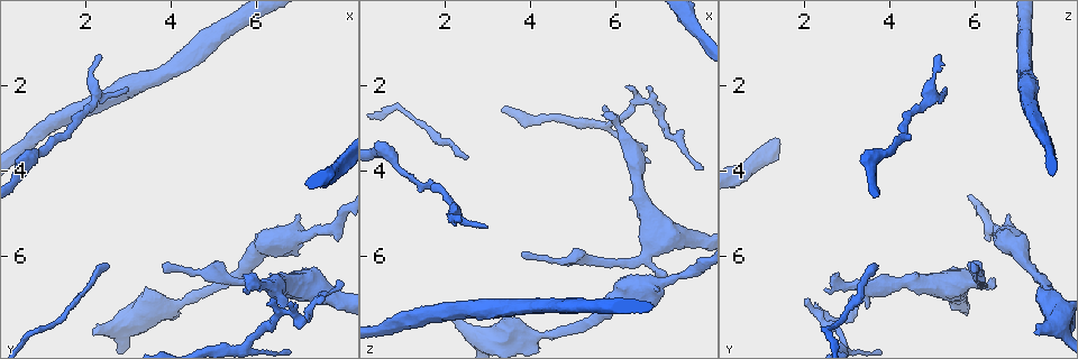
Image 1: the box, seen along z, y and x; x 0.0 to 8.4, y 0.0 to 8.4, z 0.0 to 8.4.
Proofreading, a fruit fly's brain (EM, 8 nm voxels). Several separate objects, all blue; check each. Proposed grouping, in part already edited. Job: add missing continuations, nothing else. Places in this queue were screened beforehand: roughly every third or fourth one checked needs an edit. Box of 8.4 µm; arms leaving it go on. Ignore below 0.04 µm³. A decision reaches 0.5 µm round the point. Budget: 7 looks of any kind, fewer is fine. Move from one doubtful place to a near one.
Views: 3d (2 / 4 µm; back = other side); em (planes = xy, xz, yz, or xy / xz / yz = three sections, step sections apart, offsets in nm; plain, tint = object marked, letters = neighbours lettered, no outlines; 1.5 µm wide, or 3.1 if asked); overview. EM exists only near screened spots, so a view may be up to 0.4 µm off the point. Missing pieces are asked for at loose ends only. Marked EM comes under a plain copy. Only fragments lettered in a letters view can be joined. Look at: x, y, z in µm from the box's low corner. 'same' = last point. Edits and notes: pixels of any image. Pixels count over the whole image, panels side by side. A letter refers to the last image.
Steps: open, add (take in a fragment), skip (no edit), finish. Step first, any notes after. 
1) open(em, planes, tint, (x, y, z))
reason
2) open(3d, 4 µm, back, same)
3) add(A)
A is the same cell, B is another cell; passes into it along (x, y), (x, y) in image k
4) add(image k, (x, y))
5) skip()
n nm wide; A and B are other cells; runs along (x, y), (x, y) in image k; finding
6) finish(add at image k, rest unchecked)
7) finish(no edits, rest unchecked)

open(3d, 4 µm, (3.80, 6.30, 5.95))
free end

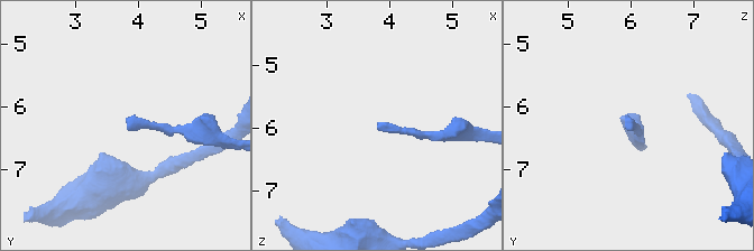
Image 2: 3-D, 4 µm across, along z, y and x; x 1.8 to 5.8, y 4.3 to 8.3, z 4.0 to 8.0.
open(em, planes, letters, (3.80, 6.35, 5.95))
now the EM

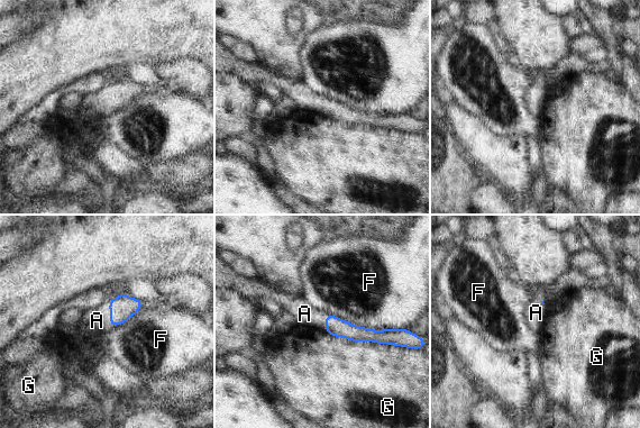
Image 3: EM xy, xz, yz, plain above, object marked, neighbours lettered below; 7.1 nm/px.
add(A)
F touches over 550 nm; A is the same cell, F and G are other cells; passes into it along (121, 308), (110, 315), (97, 320) in image 3; it goes on there

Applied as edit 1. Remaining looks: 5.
open(3d, 4 µm, (2.95, 2.05, 5.35))
branch stops here

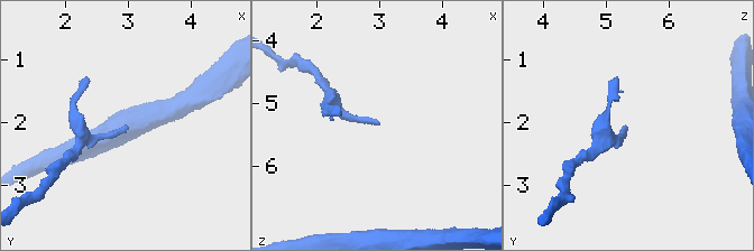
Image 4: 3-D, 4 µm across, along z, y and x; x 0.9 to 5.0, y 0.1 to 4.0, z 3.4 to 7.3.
open(em, planes, letters, (2.95, 2.10, 5.35))
need the tissue

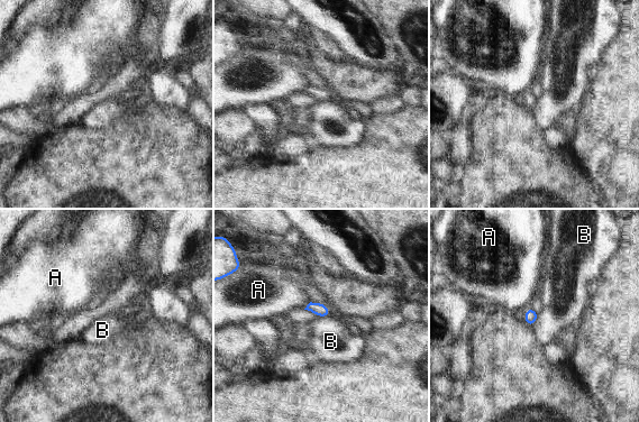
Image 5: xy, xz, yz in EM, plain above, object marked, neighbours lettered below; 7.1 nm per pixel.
skip()
B touches over 120 nm; A and B are other cells; border along (538, 312), (537, 319), (531, 326) in image 5; none of them fits

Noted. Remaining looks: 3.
open(em, xz, step 8, tint, (2.20, 7.80, 7.45))

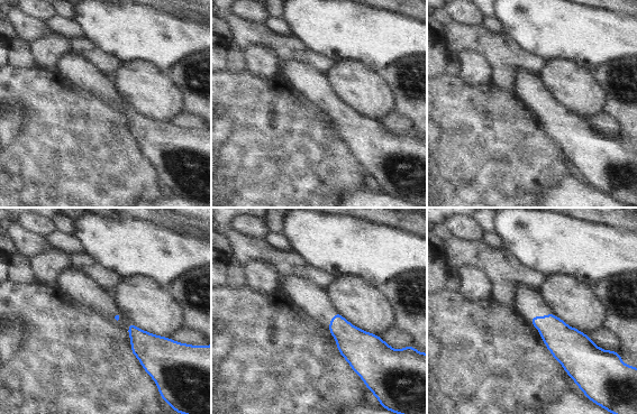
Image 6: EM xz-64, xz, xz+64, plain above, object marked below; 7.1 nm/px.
open(em, xy, step 8, letters, same)

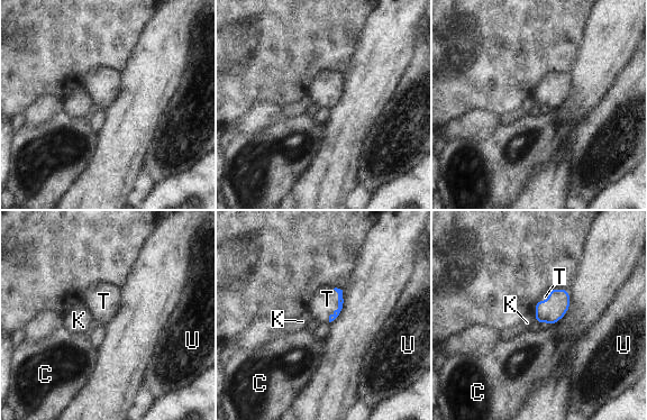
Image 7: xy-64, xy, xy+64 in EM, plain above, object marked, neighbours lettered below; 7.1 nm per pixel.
add(T)
T touches over 240 nm; T is the same cell, C, K and U are other cells; passes into it along (340, 300), (338, 306), (322, 303) in image 7; the cell continues

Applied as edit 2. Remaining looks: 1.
finish(add at image 3, add at image 7, rest unchecked)

